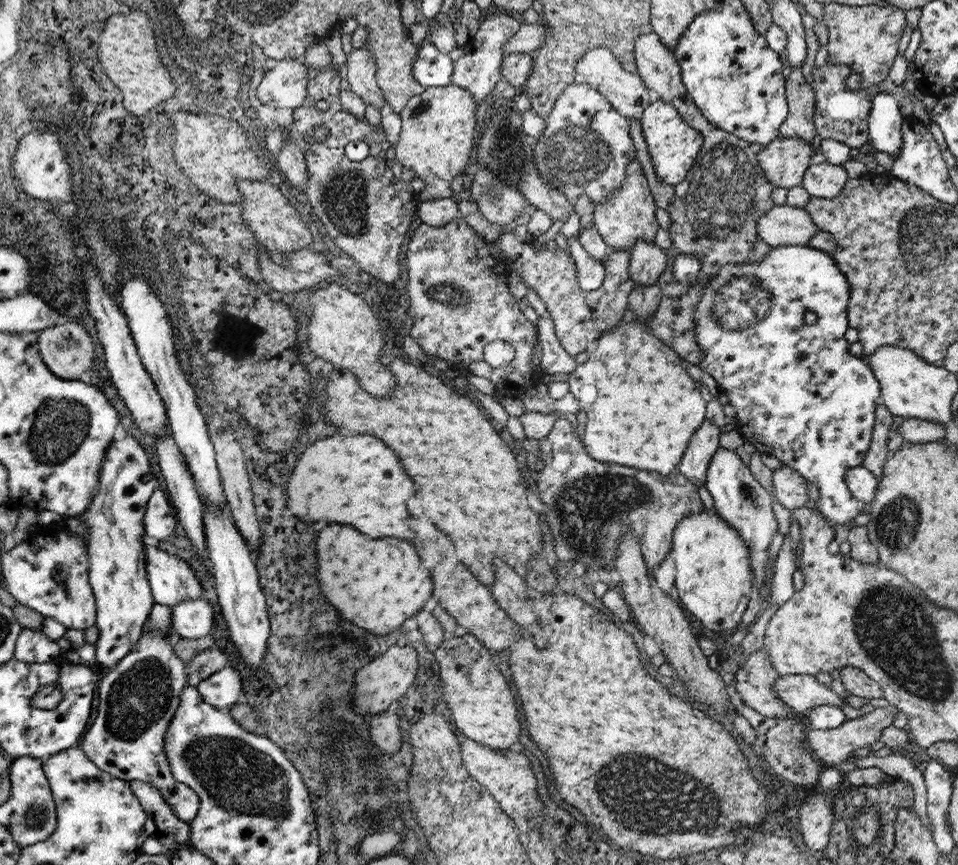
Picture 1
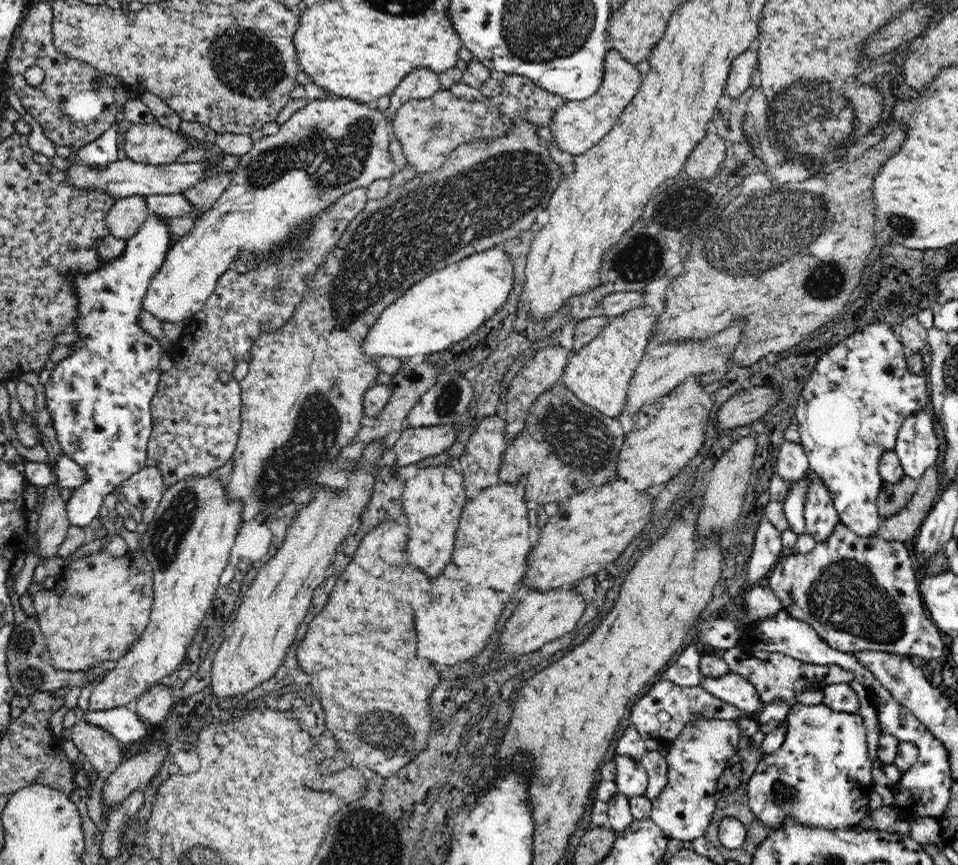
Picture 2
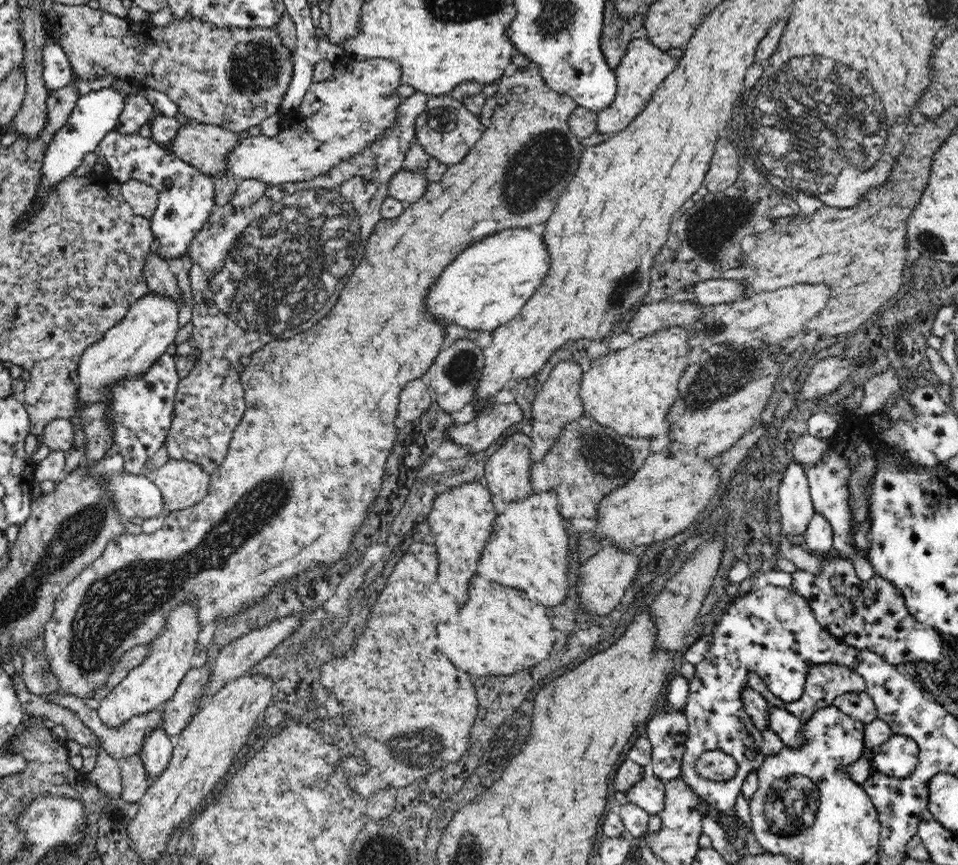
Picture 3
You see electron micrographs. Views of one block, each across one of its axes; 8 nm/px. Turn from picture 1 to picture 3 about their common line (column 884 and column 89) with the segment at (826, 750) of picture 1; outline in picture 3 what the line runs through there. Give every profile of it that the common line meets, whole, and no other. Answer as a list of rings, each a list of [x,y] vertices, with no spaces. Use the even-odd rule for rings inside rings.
[[[48,694],[42,697],[45,697],[45,699],[52,704],[57,704],[58,706],[63,706],[71,710],[86,727],[92,730],[94,735],[98,735],[101,749],[104,749],[110,757],[116,759],[118,762],[132,756],[132,754],[139,754],[140,750],[142,750],[142,744],[144,744],[144,740],[146,740],[146,736],[148,736],[150,732],[160,729],[160,724],[162,725],[162,711],[150,711],[149,713],[132,717],[126,723],[120,724],[117,728],[112,728],[104,724],[97,715],[97,710],[88,707],[80,697],[65,694]]]

